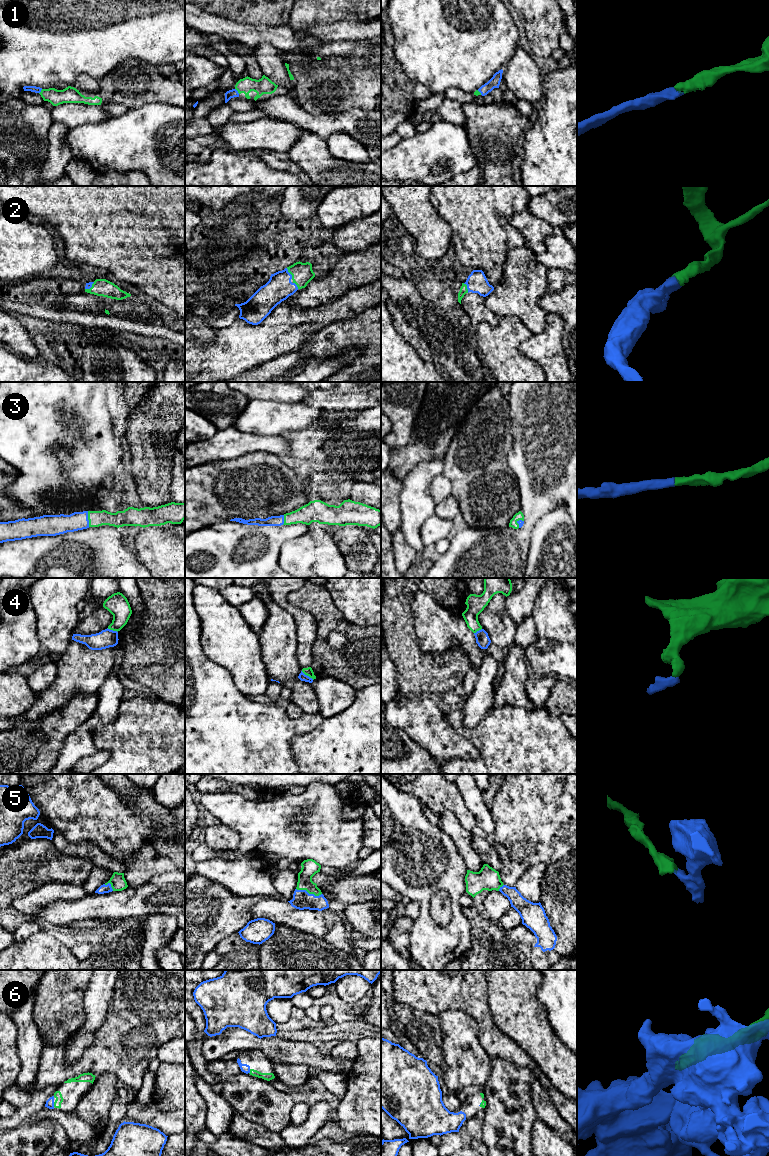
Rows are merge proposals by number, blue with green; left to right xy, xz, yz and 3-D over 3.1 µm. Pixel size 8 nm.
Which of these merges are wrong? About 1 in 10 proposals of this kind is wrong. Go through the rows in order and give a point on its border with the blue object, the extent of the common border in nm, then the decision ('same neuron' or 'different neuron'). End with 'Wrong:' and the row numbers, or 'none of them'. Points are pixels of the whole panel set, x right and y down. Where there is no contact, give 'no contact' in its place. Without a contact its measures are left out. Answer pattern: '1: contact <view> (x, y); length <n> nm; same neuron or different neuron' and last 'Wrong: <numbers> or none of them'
1: contact xz (237, 91); length 60 nm; same neuron
2: contact xz (289, 273); length 100 nm; same neuron
3: contact xy (87, 519); length 130 nm; same neuron
4: contact xz (306, 675); length 120 nm; different neuron
5: contact xz (308, 893); length 220 nm; same neuron
6: contact xy (53, 1104); length 40 nm; same neuron
Wrong: 4

